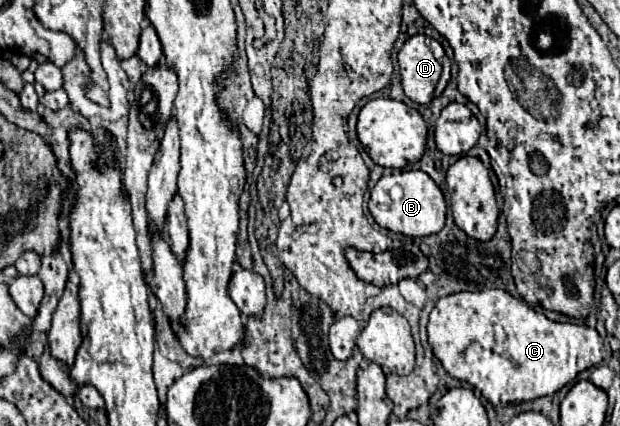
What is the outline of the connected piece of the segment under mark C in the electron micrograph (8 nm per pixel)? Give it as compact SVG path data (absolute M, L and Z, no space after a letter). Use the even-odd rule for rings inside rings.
M498 288L456 292L440 298L430 312L428 342L452 378L472 384L486 400L500 406L550 396L586 368L598 366L604 358L604 344L596 328L552 322L526 302ZM494 324L504 328L504 342L494 340Z

